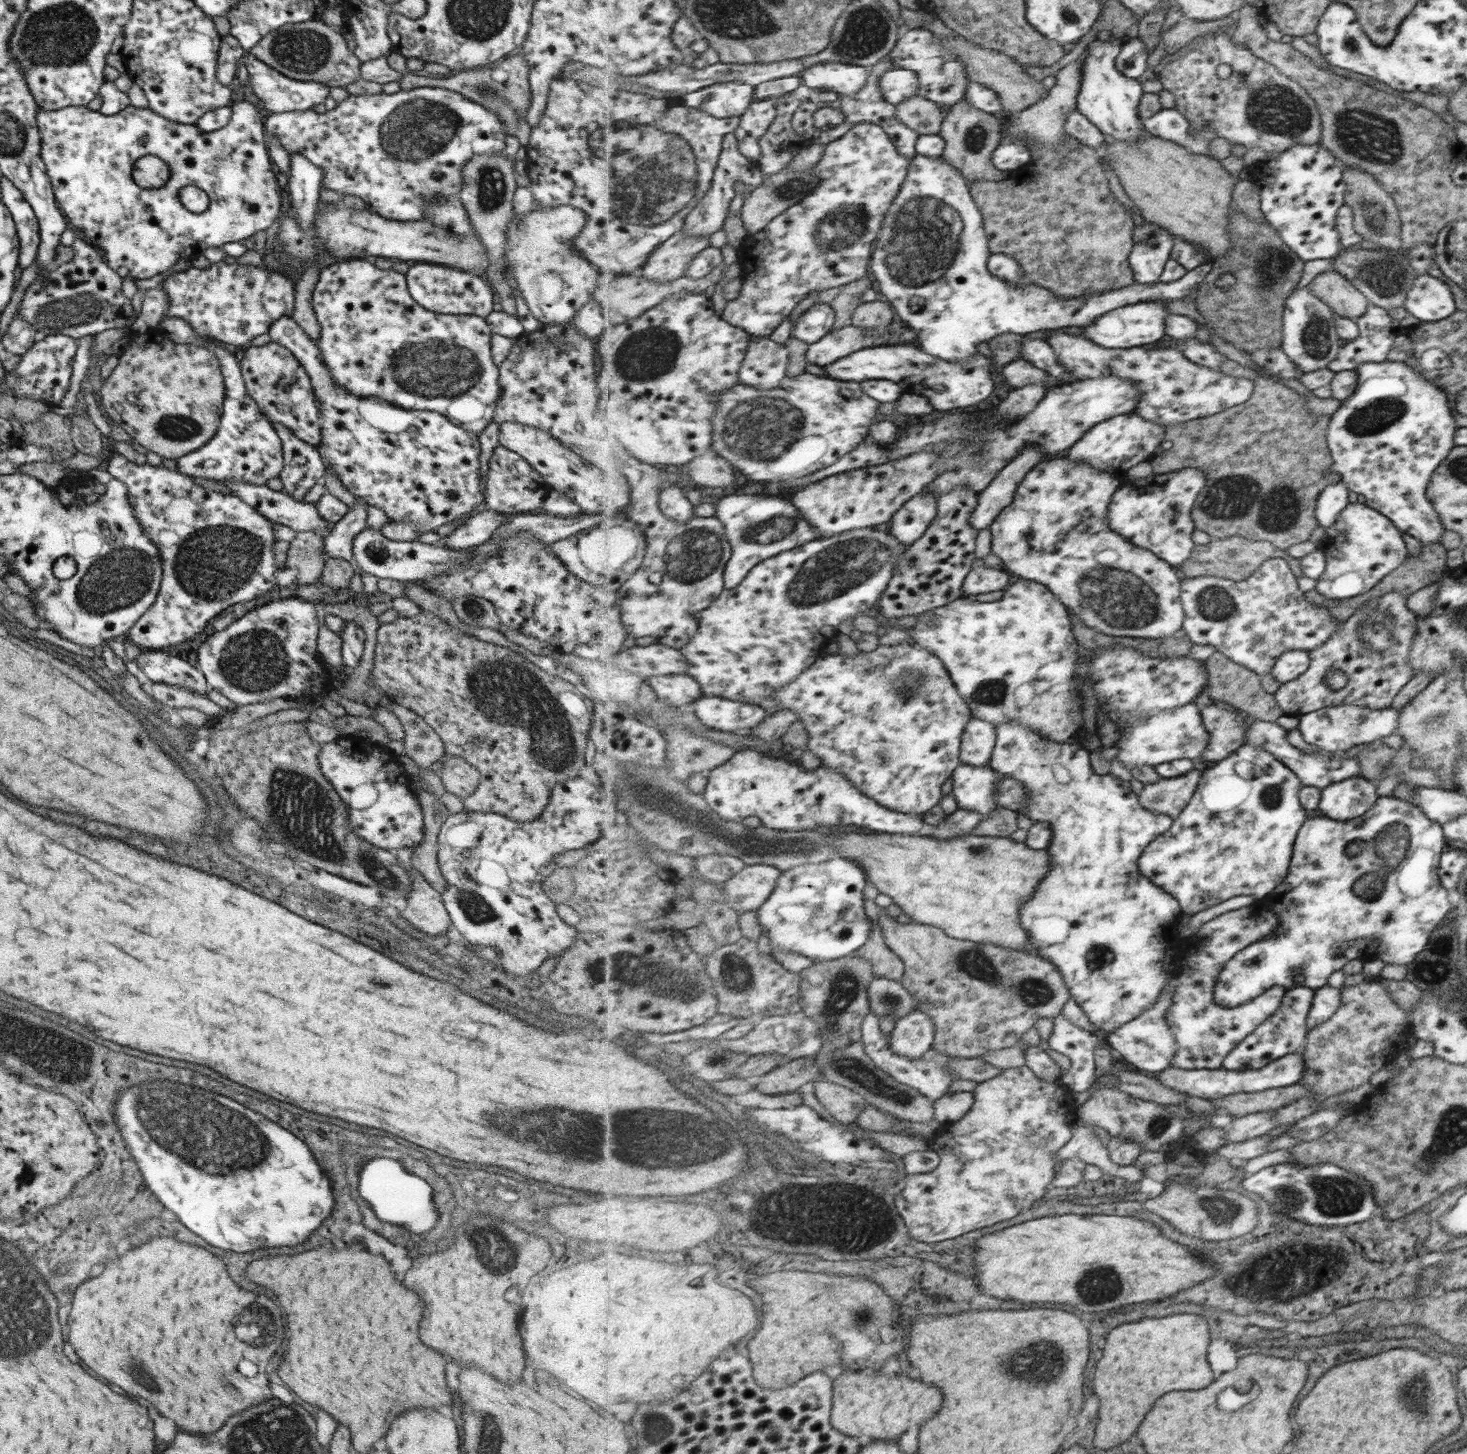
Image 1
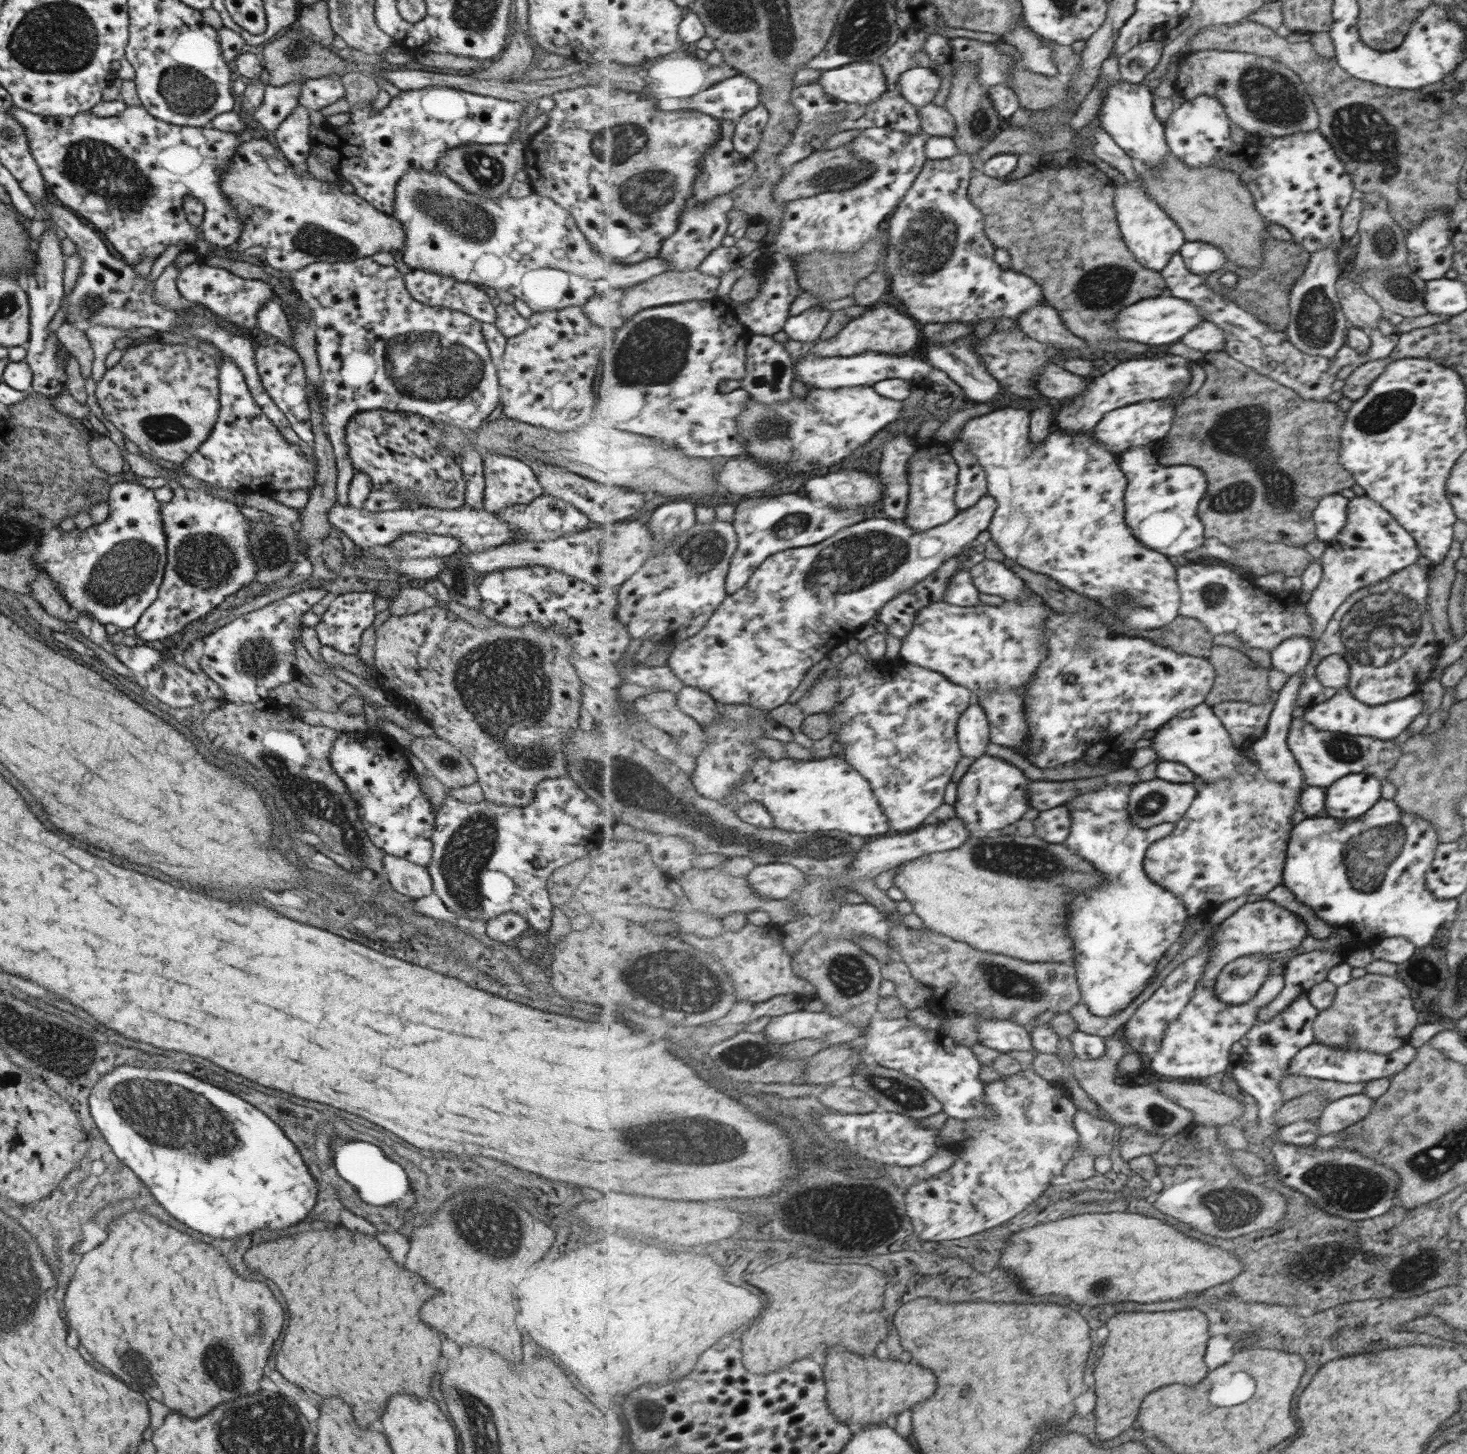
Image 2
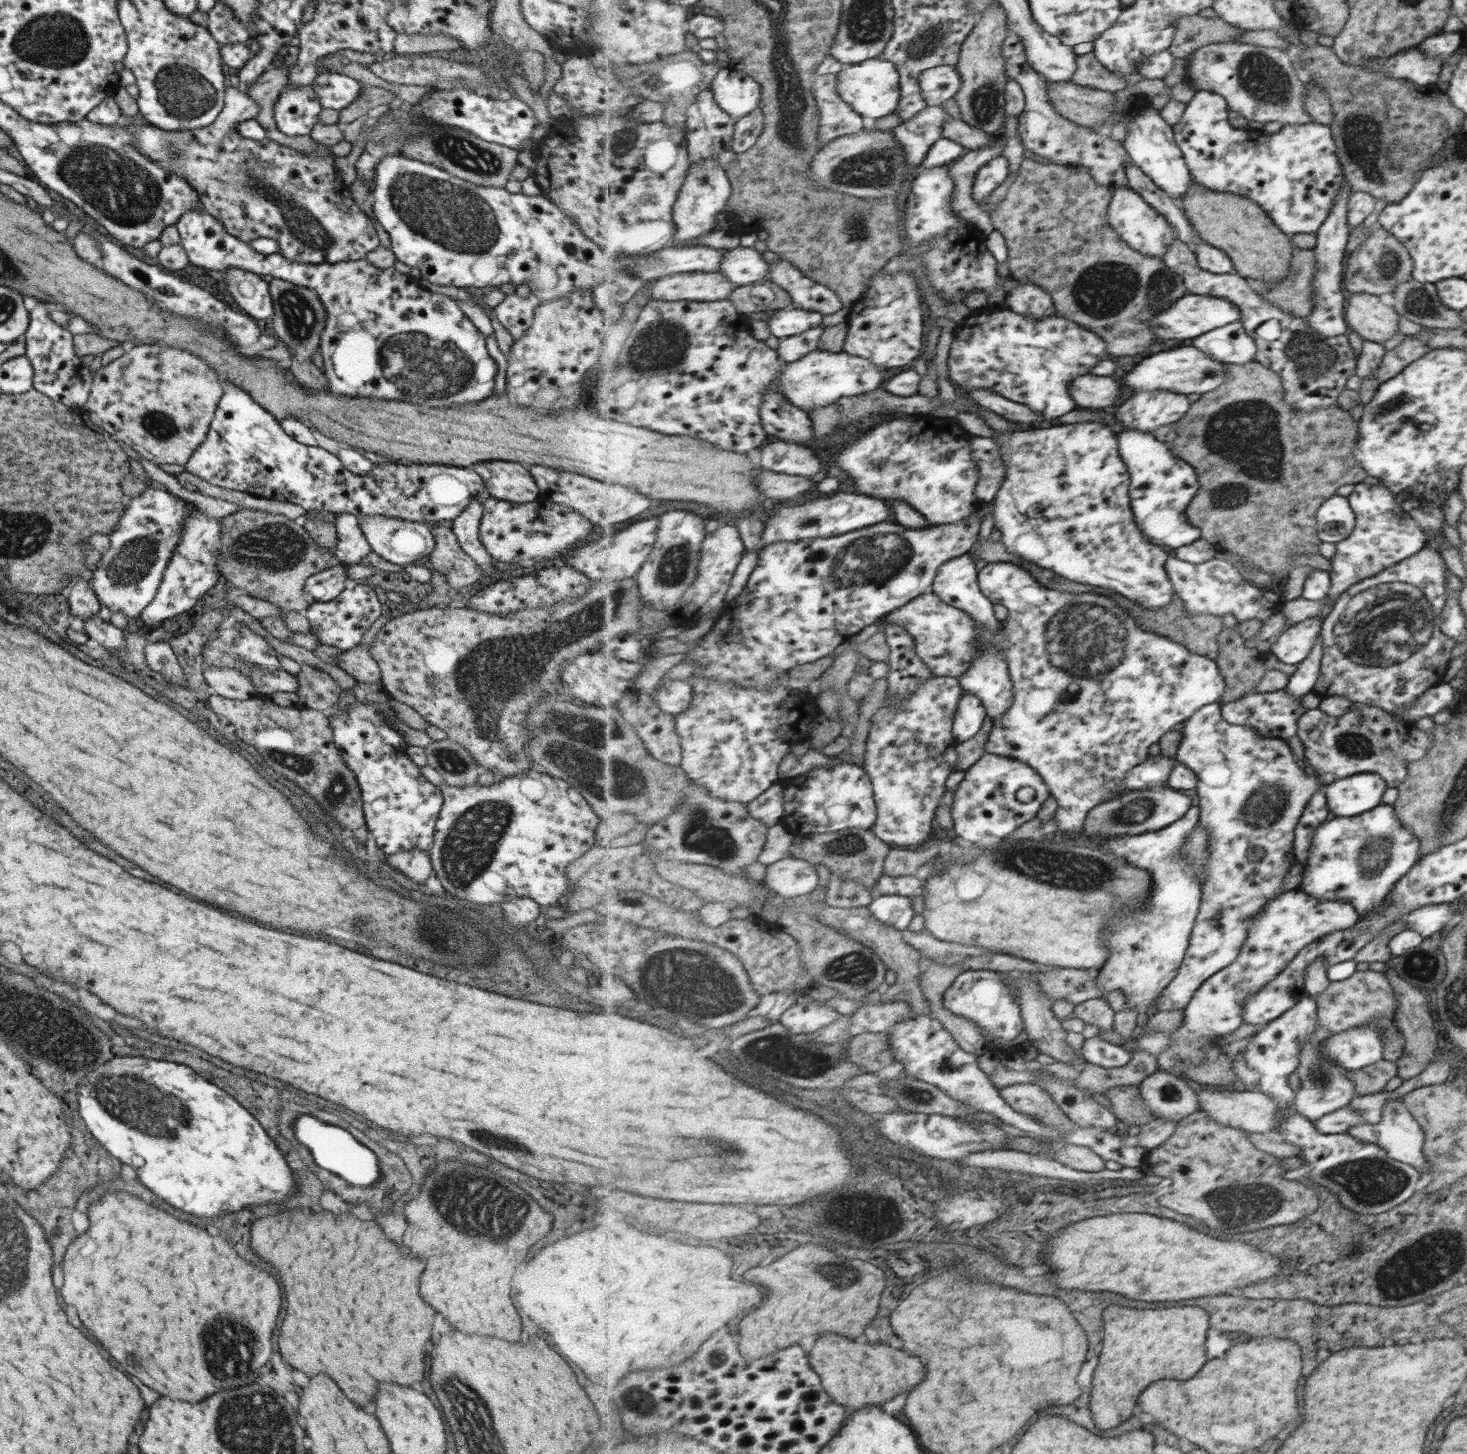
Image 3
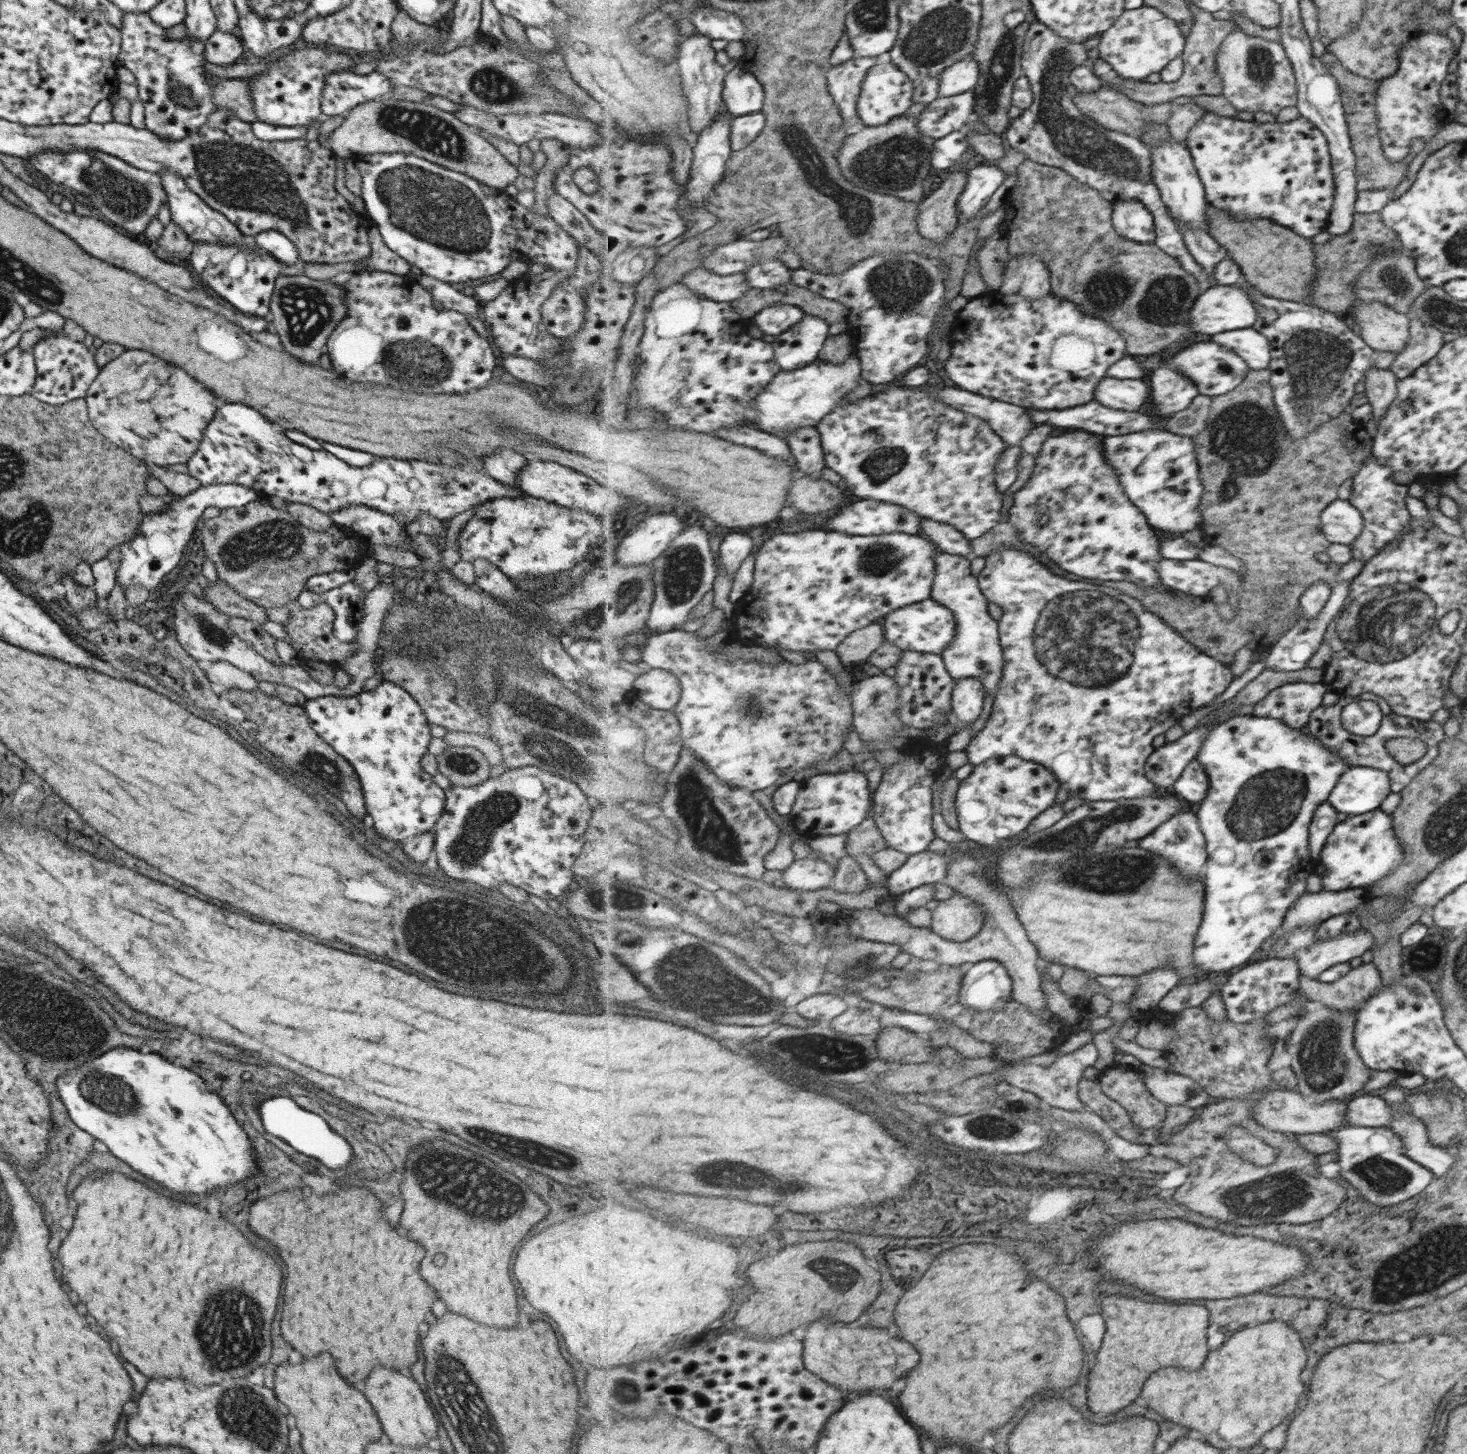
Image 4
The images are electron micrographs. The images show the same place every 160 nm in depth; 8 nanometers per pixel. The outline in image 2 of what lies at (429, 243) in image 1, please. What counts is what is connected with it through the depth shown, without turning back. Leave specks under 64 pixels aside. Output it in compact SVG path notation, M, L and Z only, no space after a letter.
M305 80L289 82L283 86L267 85L264 88L262 103L251 114L252 123L257 125L261 137L242 141L238 149L228 158L226 170L220 174L222 193L235 209L243 229L239 233L237 251L252 247L265 249L266 263L279 271L299 270L313 262L354 262L359 258L371 257L377 252L401 253L403 249L403 228L395 218L375 210L368 202L355 193L344 194L339 191L339 181L321 182L310 174L298 176L290 162L275 147L273 136L280 122L298 105L296 98L299 87Z

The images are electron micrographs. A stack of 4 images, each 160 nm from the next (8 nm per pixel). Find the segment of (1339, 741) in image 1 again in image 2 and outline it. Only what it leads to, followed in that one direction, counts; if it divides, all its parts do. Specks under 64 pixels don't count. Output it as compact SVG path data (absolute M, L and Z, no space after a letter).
M1345 689L1343 692L1333 693L1332 696L1328 696L1326 702L1314 705L1301 716L1317 731L1361 735L1381 740L1395 739L1401 734L1403 727L1406 728L1415 716L1422 711L1423 702L1421 695L1410 695L1403 699L1389 702L1386 705L1369 707L1353 699L1349 695L1349 691Z

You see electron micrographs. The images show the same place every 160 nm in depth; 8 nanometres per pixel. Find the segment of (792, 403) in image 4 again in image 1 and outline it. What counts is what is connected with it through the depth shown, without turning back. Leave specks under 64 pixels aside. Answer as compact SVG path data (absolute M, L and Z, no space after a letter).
M878 346L858 350L858 352L842 360L828 365L823 370L825 370L827 377L835 380L851 380L855 382L873 381L873 378L877 378L877 380L893 380L893 382L901 384L901 388L905 392L924 396L937 410L953 410L953 408L975 406L975 404L987 400L995 392L995 382L993 382L993 376L991 376L992 362L983 354L977 356L973 362L953 364L953 362L945 362L941 358L935 358L935 356L923 352L921 348L915 348L915 346Z

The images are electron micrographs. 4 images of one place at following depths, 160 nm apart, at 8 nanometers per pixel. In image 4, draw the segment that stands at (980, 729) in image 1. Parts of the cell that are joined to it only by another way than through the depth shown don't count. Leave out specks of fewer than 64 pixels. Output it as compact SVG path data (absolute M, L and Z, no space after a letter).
M964 678L957 680L952 692L954 713L958 719L956 732L973 725L983 713L986 687L978 678Z

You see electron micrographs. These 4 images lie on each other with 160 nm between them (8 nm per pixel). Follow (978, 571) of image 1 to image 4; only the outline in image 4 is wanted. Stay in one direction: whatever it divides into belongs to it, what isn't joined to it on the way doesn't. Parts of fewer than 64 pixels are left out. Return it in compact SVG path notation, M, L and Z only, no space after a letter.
M999 548L993 554L990 554L986 558L985 567L981 570L980 574L977 576L978 581L980 582L980 586L982 587L983 594L986 594L986 597L990 599L991 602L996 602L1001 608L1004 610L1004 615L1000 622L1000 634L1001 634L1001 643L1003 645L1003 650L1005 651L1004 657L1006 665L1004 666L1004 675L1002 683L1000 684L999 690L996 692L994 696L994 706L993 713L989 722L987 722L987 726L983 728L983 731L979 732L977 737L972 739L972 742L966 748L965 751L968 752L969 762L975 766L979 764L983 764L983 762L988 762L993 758L1004 758L1010 757L1011 755L1018 755L1020 758L1026 759L1027 761L1032 761L1035 763L1040 763L1041 765L1047 767L1047 770L1051 771L1051 773L1055 774L1057 780L1059 780L1060 784L1067 784L1066 790L1070 794L1074 794L1075 796L1079 796L1084 799L1084 802L1090 803L1095 801L1110 801L1110 800L1119 800L1125 797L1126 799L1134 799L1134 798L1143 798L1143 797L1161 797L1159 795L1159 787L1158 784L1155 784L1151 781L1150 776L1148 776L1148 772L1146 770L1150 757L1154 753L1155 749L1153 748L1153 740L1157 738L1157 736L1161 734L1165 734L1165 732L1169 732L1175 724L1179 724L1181 718L1184 716L1187 718L1187 715L1190 715L1192 712L1196 713L1196 710L1199 708L1206 708L1207 705L1211 705L1211 702L1217 698L1217 696L1221 696L1227 688L1229 688L1229 684L1233 682L1233 674L1231 673L1230 666L1222 663L1215 657L1201 651L1194 643L1189 642L1186 638L1178 634L1173 626L1169 626L1158 614L1154 612L1149 612L1143 604L1139 604L1139 600L1136 597L1131 595L1125 596L1121 590L1115 590L1115 588L1109 588L1109 590L1103 590L1101 586L1097 586L1097 584L1087 584L1087 582L1073 582L1073 580L1067 580L1067 578L1061 578L1061 576L1055 576L1049 568L1047 568L1039 558L1035 558L1032 554L1027 554L1025 550L1017 549L1017 548Z

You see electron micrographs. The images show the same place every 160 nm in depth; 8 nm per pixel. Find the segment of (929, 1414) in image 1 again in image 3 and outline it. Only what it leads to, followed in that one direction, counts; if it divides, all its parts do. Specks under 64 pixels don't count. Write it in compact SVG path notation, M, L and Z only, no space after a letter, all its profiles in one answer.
M837 1334L821 1336L812 1347L809 1358L831 1398L843 1406L851 1407L851 1412L868 1406L883 1406L895 1396L911 1392L927 1376L925 1364L903 1350L895 1350L885 1344L857 1344Z

